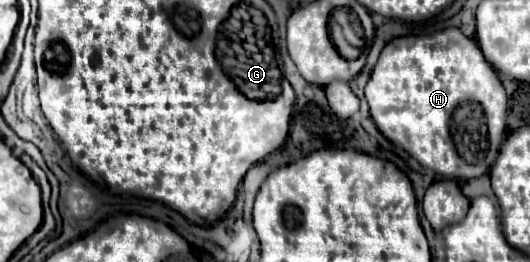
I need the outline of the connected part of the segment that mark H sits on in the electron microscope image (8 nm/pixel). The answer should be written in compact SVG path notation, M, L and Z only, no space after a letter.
M448 28L436 38L402 36L388 42L366 84L366 100L376 128L394 146L406 150L420 166L452 180L470 180L486 174L506 138L508 96L504 86L484 60L476 40L466 38L458 28Z

